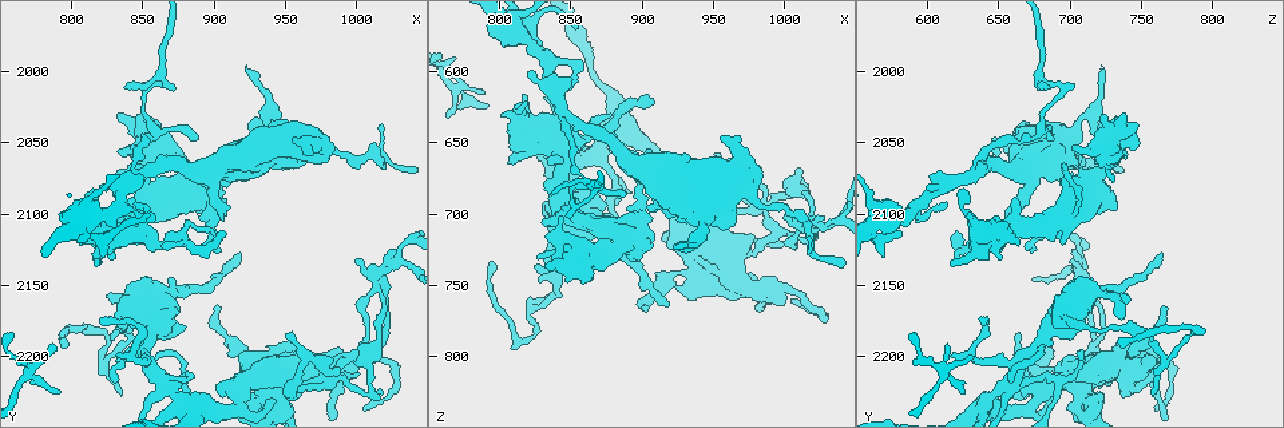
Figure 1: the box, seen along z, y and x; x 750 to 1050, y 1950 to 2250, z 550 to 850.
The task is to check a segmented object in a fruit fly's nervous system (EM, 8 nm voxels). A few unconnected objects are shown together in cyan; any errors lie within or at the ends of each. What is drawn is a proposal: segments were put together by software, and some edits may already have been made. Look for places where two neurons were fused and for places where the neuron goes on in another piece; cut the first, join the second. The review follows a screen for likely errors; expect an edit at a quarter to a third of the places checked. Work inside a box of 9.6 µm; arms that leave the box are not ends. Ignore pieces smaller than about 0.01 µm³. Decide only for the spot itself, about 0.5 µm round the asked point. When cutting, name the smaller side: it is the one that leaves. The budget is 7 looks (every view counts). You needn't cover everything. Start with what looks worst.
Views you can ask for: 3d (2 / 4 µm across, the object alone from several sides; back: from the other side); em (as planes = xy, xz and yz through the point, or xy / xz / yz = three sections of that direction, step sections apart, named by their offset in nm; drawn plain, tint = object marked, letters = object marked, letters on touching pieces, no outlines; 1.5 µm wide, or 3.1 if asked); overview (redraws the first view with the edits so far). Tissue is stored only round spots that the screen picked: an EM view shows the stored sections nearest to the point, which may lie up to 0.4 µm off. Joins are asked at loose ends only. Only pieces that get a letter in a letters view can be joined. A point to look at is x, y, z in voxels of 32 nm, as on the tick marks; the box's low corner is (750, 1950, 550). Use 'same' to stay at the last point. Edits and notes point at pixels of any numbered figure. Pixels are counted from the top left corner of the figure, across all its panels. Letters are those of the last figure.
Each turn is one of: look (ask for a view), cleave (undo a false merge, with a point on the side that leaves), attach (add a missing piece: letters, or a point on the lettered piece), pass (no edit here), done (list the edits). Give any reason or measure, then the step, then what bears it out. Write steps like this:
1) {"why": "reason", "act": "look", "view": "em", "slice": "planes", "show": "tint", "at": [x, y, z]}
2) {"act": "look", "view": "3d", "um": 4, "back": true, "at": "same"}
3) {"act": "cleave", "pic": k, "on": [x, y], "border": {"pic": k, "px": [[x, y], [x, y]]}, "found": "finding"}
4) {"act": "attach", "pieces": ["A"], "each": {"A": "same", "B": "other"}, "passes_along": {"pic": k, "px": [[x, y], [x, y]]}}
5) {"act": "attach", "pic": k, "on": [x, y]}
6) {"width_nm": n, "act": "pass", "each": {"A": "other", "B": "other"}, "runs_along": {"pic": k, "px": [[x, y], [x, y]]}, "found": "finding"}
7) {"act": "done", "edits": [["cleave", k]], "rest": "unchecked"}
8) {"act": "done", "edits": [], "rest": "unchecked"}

{"why": "long arm stops here", "act": "look", "view": "em", "um": 3.1, "slice": "planes", "show": "tint", "at": [916, 2130, 764]}

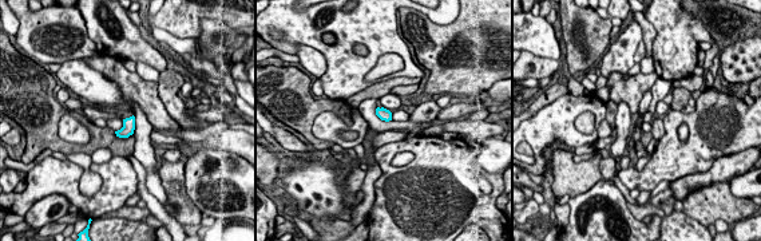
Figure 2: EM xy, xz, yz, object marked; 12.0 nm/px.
{"why": "what lies round it", "act": "look", "view": "em", "um": 3.1, "slice": "planes", "show": "letters", "at": "same"}

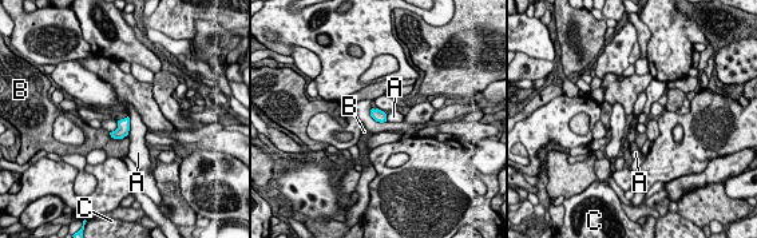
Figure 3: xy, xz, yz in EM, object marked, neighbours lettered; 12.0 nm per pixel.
{"act": "pass", "each": {"A": "other", "B": "other", "C": "other"}, "border": {"pic": 3, "px": [[127, 116], [129, 134]]}, "found": "no lettered piece goes on from it"}

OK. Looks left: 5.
{"act": "look", "view": "em", "slice": "xy", "step": 8, "show": "letters", "at": [848, 2072, 632]}

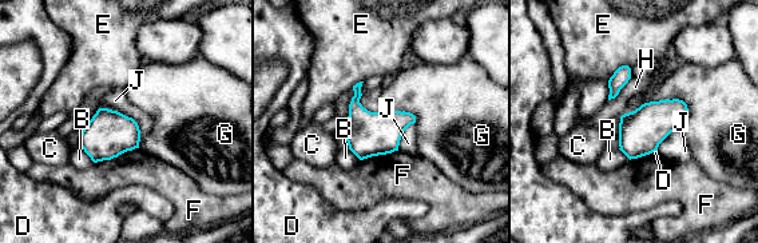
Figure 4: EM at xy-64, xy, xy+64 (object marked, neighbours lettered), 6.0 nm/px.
{"act": "pass", "each": {"B": "other", "C": "other", "D": "other", "E": "other", "F": "other", "G": "other", "H": "other", "J": "other"}, "border": {"pic": 4, "px": [[99, 107], [130, 116], [141, 134]]}, "found": "continuous, no second neuron"}

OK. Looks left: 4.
{"why": "an open end", "act": "look", "view": "3d", "um": 4, "back": true, "at": [796, 2194, 736]}

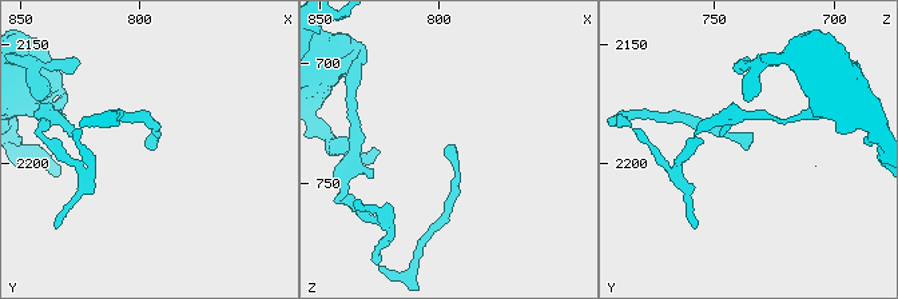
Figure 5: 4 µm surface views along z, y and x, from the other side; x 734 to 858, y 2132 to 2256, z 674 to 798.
{"act": "look", "view": "em", "slice": "xz", "step": 4, "show": "letters", "at": [796, 2194, 736]}

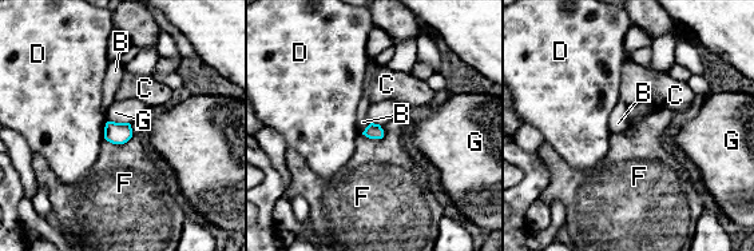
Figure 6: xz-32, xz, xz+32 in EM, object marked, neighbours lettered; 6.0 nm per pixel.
{"why": "another direction", "act": "look", "view": "em", "slice": "planes", "show": "letters", "at": "same"}

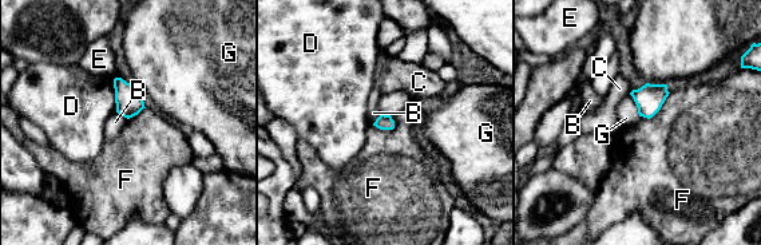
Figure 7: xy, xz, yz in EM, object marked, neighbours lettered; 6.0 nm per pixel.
{"width_nm": 100, "act": "pass", "each": {"B": "other", "C": "other", "D": "other", "E": "other", "F": "other", "G": "other"}, "border": {"pic": 7, "px": [[670, 93], [651, 117], [639, 117]]}, "found": "no lettered piece goes on from it"}

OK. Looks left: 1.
{"act": "done", "edits": [], "rest": "unchecked"}

